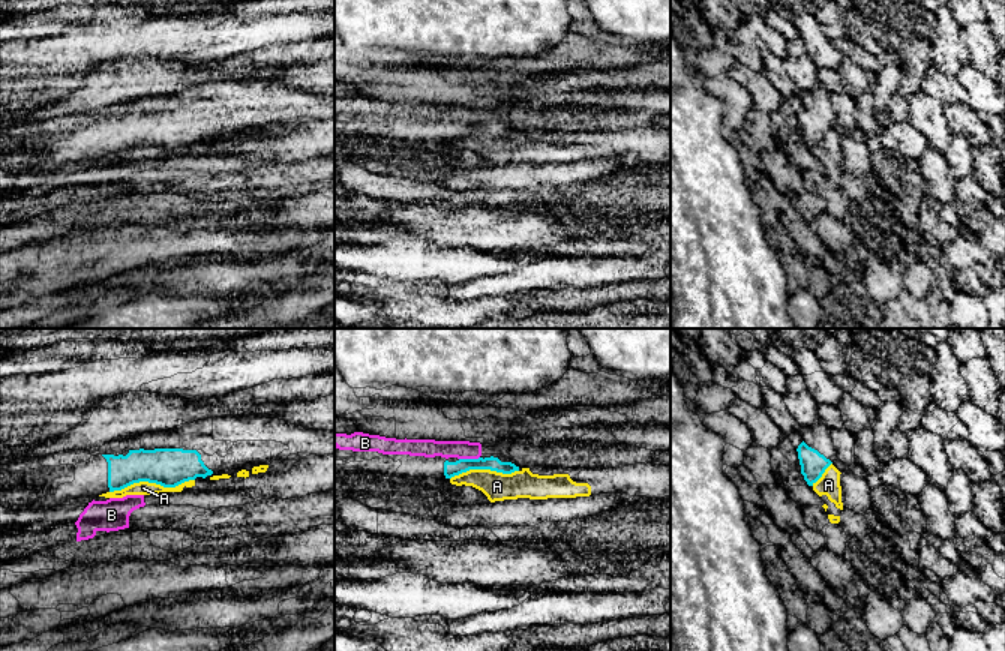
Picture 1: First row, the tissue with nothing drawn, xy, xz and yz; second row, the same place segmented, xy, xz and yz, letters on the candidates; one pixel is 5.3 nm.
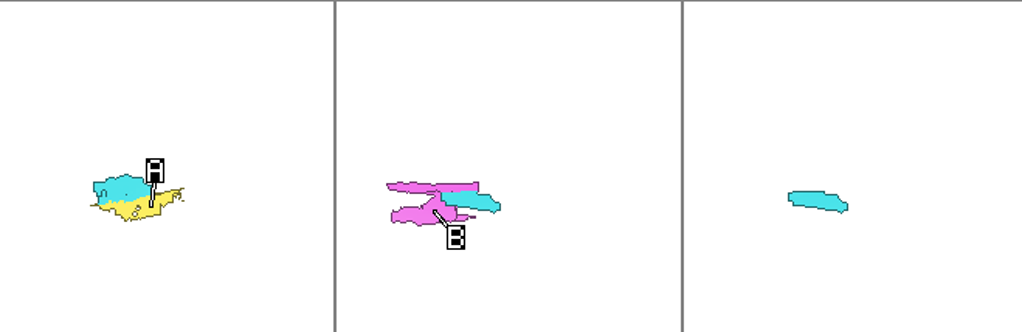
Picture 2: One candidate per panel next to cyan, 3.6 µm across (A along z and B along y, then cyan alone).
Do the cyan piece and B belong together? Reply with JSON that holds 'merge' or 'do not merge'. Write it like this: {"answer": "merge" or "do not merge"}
{"answer": "do not merge"}

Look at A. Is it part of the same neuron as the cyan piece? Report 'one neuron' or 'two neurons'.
two neurons

